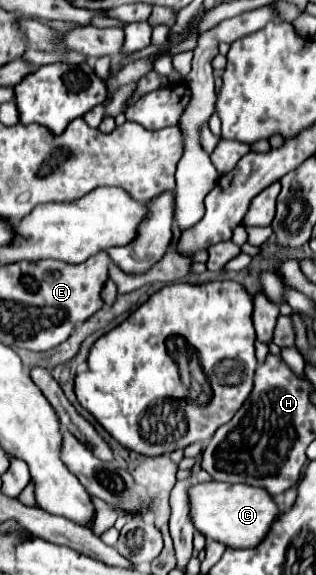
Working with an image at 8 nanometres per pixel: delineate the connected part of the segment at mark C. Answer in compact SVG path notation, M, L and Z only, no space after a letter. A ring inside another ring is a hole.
M206 482L194 484L190 490L192 502L192 520L196 530L200 530L206 538L218 540L228 548L252 548L258 546L280 518L282 510L274 502L274 498L256 486L228 486L224 482Z

